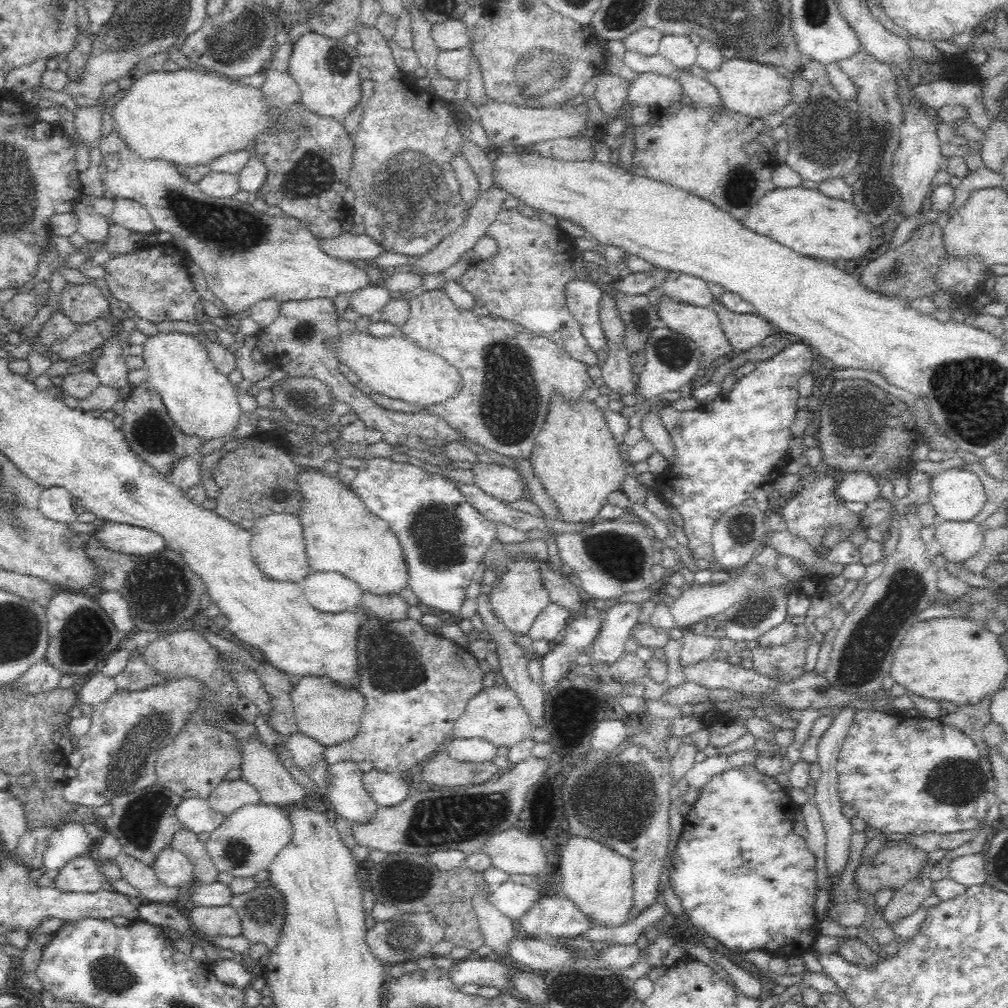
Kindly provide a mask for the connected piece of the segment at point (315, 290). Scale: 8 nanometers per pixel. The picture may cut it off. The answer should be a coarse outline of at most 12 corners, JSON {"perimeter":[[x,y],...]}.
{"perimeter":[[102,136],[111,198],[173,234],[225,312],[370,285],[298,219]]}

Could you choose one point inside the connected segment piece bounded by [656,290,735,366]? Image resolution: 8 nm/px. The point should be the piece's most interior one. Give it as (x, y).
(700, 323)

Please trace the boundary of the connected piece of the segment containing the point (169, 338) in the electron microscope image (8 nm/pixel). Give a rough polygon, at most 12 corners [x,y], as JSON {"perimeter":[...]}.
{"perimeter":[[191,334],[147,337],[147,380],[178,430],[230,440],[229,377]]}

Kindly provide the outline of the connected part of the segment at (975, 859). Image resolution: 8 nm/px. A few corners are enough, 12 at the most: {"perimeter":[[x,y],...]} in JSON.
{"perimeter":[[982,852],[957,856],[949,876],[966,889],[987,884]]}

